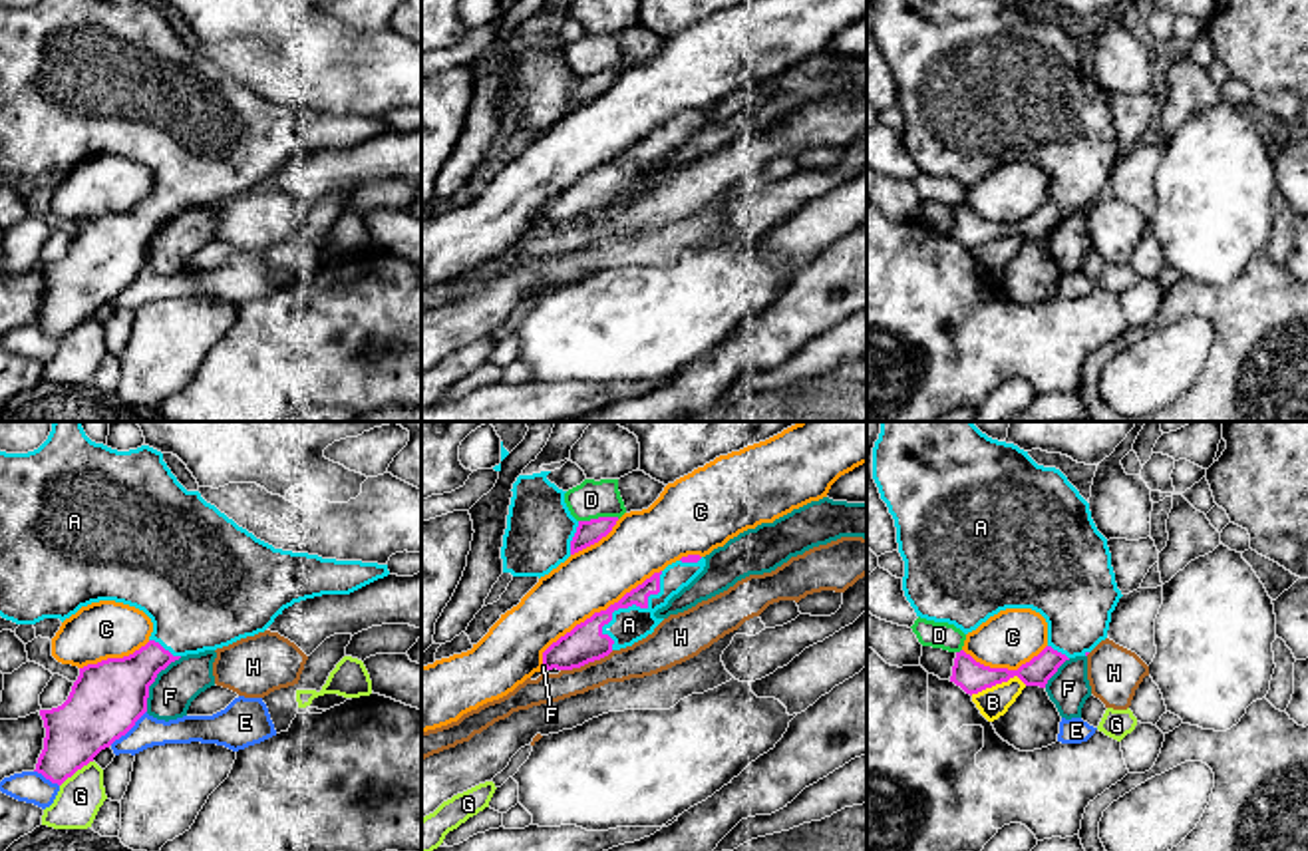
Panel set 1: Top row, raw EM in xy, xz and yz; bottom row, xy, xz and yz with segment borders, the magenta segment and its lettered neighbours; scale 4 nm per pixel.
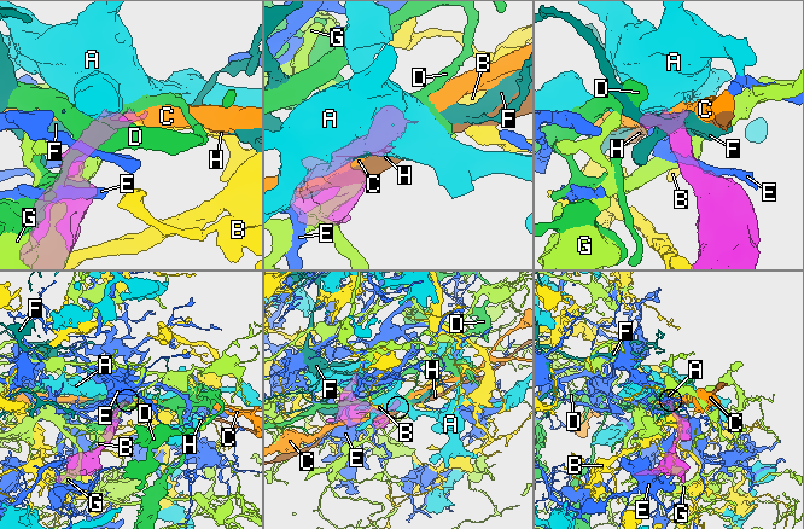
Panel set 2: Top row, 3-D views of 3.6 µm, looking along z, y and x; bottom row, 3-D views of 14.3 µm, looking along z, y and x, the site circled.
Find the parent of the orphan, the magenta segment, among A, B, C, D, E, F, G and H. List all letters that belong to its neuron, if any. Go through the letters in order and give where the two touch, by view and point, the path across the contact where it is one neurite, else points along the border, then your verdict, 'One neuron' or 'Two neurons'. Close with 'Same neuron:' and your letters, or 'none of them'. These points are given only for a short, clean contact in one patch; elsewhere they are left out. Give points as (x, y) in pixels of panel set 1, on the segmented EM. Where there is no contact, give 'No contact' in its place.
A: Touches magenta at xz (631, 605). One neuron
B: Touches magenta at yz (998, 682). Two neurons
C: Touches magenta at xz (595, 613). Two neurons
D: Touches magenta at xz (599, 517). Boundary: xz (619, 517), (579, 521). Two neurons
E: Touches magenta at xy (128, 730). Two neurons
F: Touches magenta at xy (154, 680). Two neurons
G: Touches magenta at xy (76, 770). Two neurons
H: Touches magenta at xz (587, 663). Boundary: xz (613, 651), (561, 671). Two neurons
Same neuron: A

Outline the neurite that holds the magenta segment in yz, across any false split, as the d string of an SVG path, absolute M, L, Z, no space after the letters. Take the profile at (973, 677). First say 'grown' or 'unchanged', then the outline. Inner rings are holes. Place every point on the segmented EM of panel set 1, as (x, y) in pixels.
grown | M881 422L873 447L873 479L895 519L904 561L902 591L916 616L954 624L964 634L1006 608L1032 608L1048 622L1048 646L1018 670L990 668L964 650L956 652L950 682L966 694L1014 676L1026 686L1046 688L1065 660L1087 656L1107 638L1111 612L1123 595L1115 583L1107 539L1097 531L1089 503L1060 469L1038 465L1028 451L988 437L972 422Z

